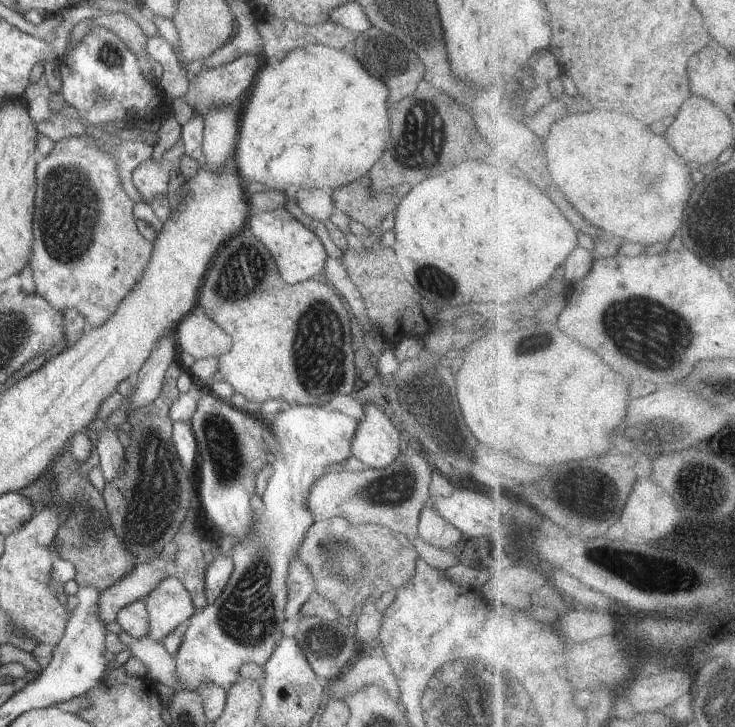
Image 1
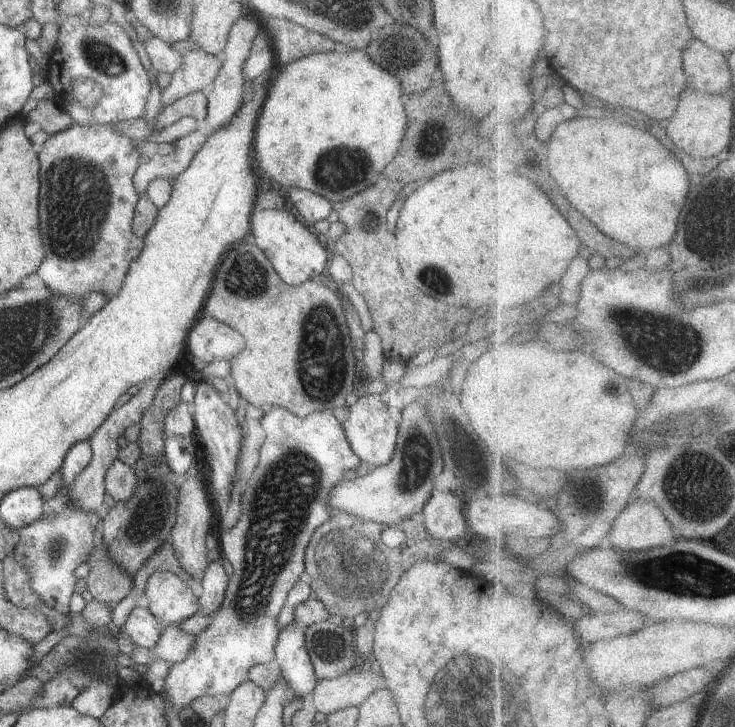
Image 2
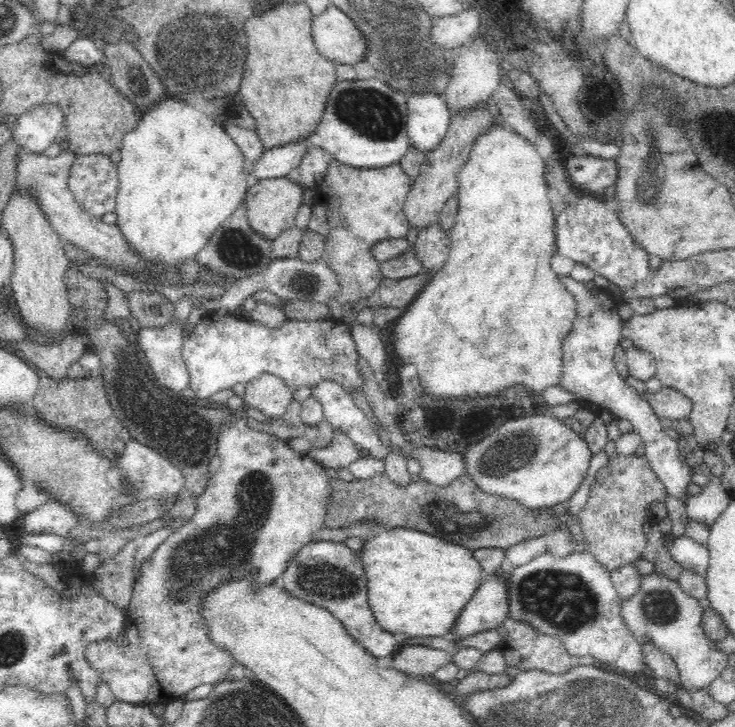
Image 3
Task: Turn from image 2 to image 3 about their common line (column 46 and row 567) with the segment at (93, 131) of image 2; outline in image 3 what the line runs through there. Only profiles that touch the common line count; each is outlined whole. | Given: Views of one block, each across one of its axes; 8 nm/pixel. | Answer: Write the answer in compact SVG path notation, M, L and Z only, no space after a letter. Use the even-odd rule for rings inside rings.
M230 411L230 415L232 420L220 426L218 436L220 470L197 498L196 512L141 564L125 614L124 634L118 640L86 646L86 661L100 673L100 682L110 687L115 700L148 706L168 705L202 684L214 686L230 680L229 671L238 662L210 639L206 621L200 615L202 596L224 584L224 580L244 578L248 572L255 572L255 590L269 581L280 580L278 576L296 552L300 552L304 544L315 541L312 534L324 527L334 492L326 469L309 455L294 452L287 441L250 428L241 411Z

